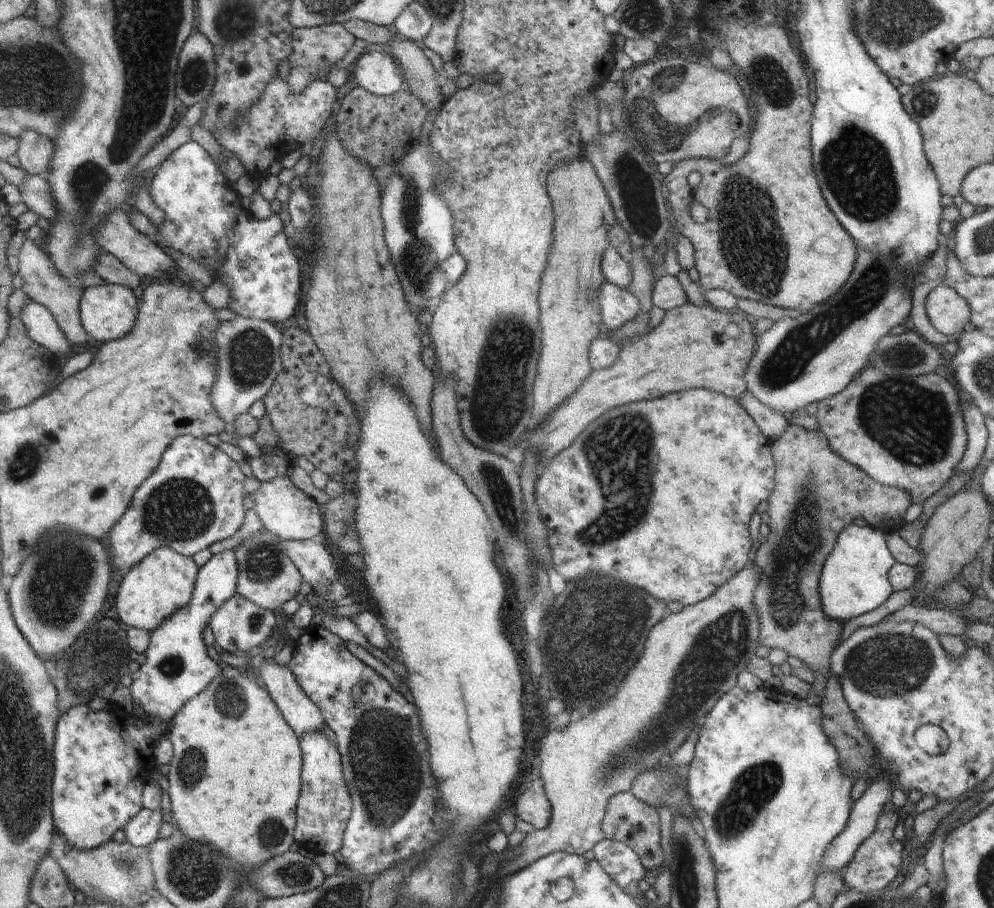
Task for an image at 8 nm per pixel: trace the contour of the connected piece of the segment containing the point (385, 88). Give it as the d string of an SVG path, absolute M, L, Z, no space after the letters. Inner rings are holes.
M369 48L351 67L352 76L359 87L374 95L390 96L404 88L404 72L391 54Z

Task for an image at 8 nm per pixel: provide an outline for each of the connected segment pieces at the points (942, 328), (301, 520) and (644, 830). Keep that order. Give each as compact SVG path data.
M950 286L934 288L926 298L925 310L932 326L945 336L961 334L969 325L970 306Z
M290 475L276 476L268 482L261 482L254 494L254 508L256 516L262 522L263 529L283 540L311 540L314 536L324 533L322 529L322 508L313 499L297 489L291 483Z
M629 791L618 792L618 794L614 794L610 798L610 801L606 804L606 813L604 814L601 828L606 839L622 842L630 846L638 854L642 866L649 873L649 878L653 876L660 864L664 862L659 814L655 808L648 806L646 802L634 798Z

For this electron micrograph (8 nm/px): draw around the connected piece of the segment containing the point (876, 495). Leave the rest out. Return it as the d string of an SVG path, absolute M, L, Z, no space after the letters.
M788 425L782 430L780 438L771 442L771 456L776 468L774 490L768 500L768 516L770 516L770 534L761 540L752 555L754 566L762 568L762 576L758 576L758 586L754 590L754 608L760 620L760 636L758 645L770 649L784 651L788 656L800 659L814 673L812 690L822 699L826 690L826 673L831 670L832 652L840 644L844 623L828 618L822 610L820 597L820 578L827 563L829 553L836 543L836 536L856 518L872 518L872 522L880 526L882 533L898 530L904 523L905 514L911 506L910 494L904 490L896 490L892 486L876 483L862 469L850 464L838 456L826 438L824 432L810 431L798 425Z

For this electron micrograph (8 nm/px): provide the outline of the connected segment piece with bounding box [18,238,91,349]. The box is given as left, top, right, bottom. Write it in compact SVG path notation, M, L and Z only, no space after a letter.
M26 238L22 248L20 248L20 254L18 254L19 272L22 276L22 288L30 299L33 299L38 304L42 304L54 318L54 321L60 326L60 329L66 334L69 343L78 349L81 344L86 344L91 337L84 330L84 326L79 316L79 301L83 294L83 289L80 286L72 286L68 284L60 274L58 270L54 268L52 260L30 240Z

